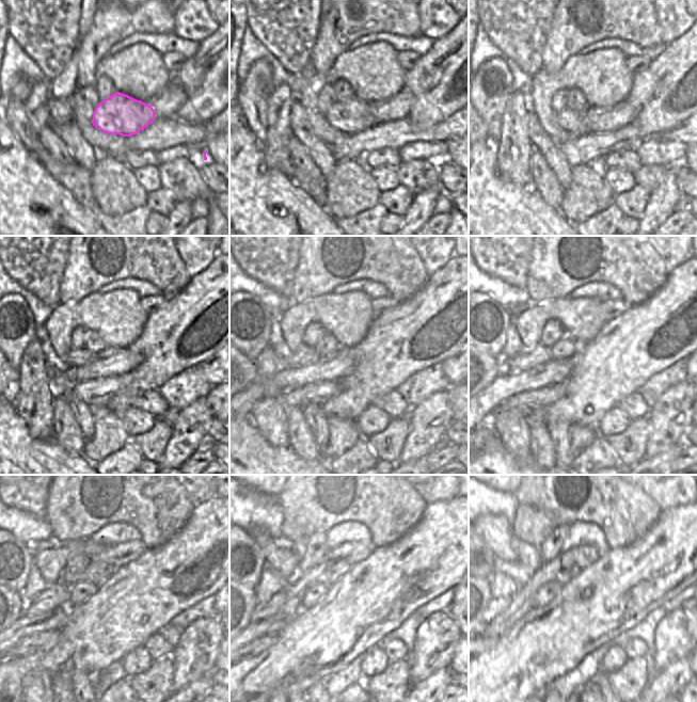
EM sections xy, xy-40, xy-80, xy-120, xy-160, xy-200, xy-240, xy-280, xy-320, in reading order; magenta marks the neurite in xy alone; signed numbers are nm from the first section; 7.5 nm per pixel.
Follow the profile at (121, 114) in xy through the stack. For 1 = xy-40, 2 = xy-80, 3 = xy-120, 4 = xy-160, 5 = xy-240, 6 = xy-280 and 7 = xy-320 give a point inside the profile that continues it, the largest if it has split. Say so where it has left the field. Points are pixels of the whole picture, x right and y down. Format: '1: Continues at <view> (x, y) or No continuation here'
1: Continues at xy-40 (352, 116)
2: Continues at xy-80 (570, 121)
3: Continues at xy-120 (76, 356)
4: Continues at xy-160 (304, 355)
5: Continues at xy-240 (54, 595)
6: Continues at xy-280 (273, 605)
7: Continues at xy-320 (494, 608)

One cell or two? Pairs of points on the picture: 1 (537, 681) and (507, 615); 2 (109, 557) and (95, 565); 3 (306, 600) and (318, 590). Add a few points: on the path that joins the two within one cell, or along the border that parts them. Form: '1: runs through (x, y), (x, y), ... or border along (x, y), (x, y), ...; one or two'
1: border along (532, 610), (520, 618), (494, 642); two
2: runs through (106, 560), (98, 565); one
3: runs through (310, 597), (315, 593); one

